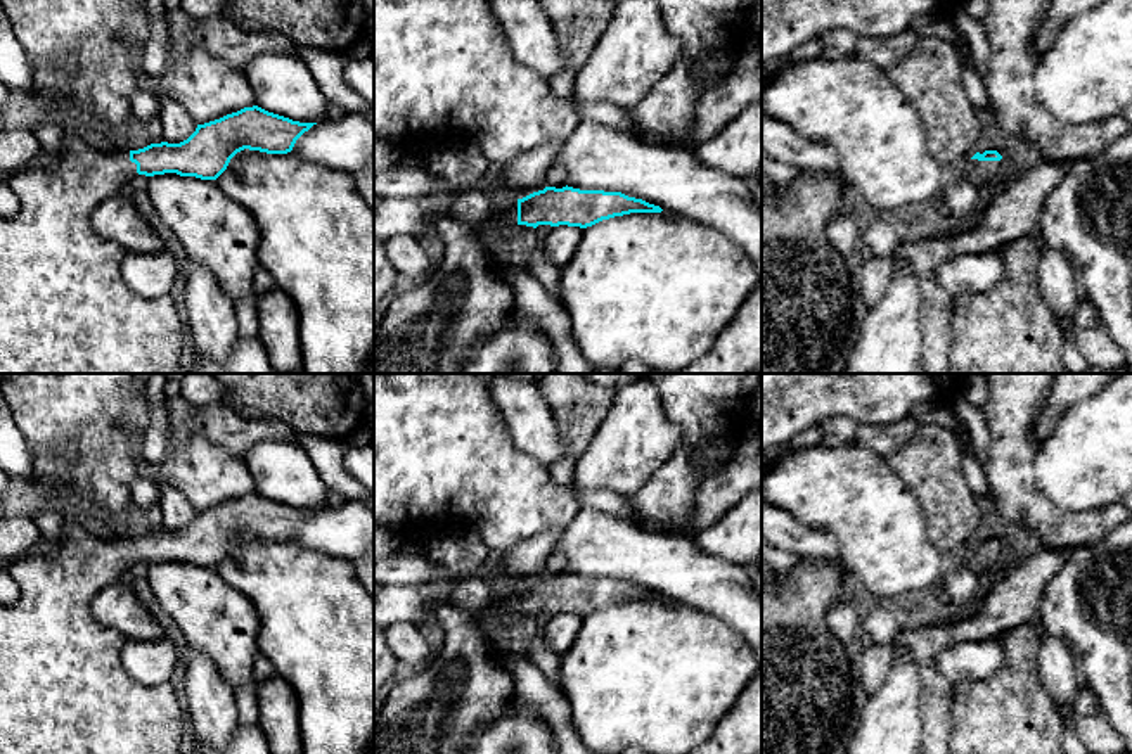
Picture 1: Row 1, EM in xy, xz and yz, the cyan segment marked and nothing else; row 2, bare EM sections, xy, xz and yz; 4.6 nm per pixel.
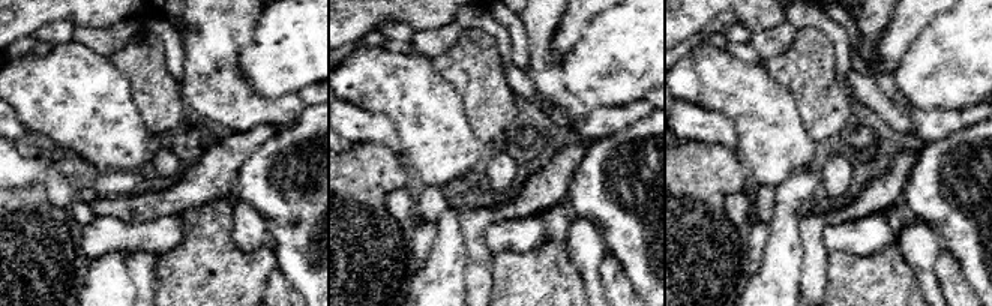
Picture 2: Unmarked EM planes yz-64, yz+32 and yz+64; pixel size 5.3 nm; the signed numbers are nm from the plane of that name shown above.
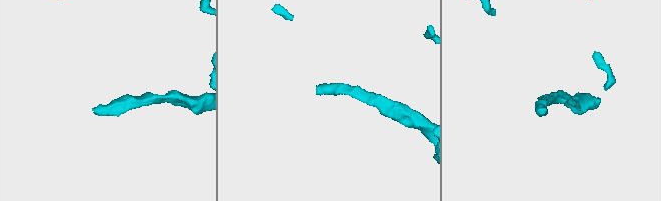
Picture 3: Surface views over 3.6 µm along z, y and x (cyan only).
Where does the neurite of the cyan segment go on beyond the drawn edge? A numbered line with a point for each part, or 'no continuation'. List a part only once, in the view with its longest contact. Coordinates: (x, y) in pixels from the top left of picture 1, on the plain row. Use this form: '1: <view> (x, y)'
1: yz (987, 557)

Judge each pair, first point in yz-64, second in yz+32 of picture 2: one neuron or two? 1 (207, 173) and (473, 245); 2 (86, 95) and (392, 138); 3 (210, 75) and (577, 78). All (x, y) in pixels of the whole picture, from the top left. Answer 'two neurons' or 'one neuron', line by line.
1: one neuron
2: two neurons
3: two neurons

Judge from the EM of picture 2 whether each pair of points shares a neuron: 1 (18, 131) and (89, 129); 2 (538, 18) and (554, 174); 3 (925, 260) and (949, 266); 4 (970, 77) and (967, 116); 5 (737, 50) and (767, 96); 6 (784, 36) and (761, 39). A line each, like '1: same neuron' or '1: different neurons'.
1: different neurons
2: different neurons
3: different neurons
4: different neurons
5: different neurons
6: same neuron

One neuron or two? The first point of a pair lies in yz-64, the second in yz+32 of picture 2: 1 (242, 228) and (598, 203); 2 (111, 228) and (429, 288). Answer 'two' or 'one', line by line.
1: two
2: two

